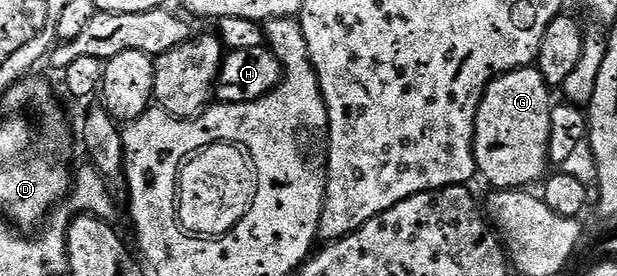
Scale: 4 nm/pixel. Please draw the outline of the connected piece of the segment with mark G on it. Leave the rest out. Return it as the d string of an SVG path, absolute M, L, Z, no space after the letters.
M533 66L516 68L514 72L498 76L486 88L477 108L473 156L477 160L477 172L485 175L494 189L521 190L529 186L525 184L533 184L546 175L551 134L549 93L550 86Z

